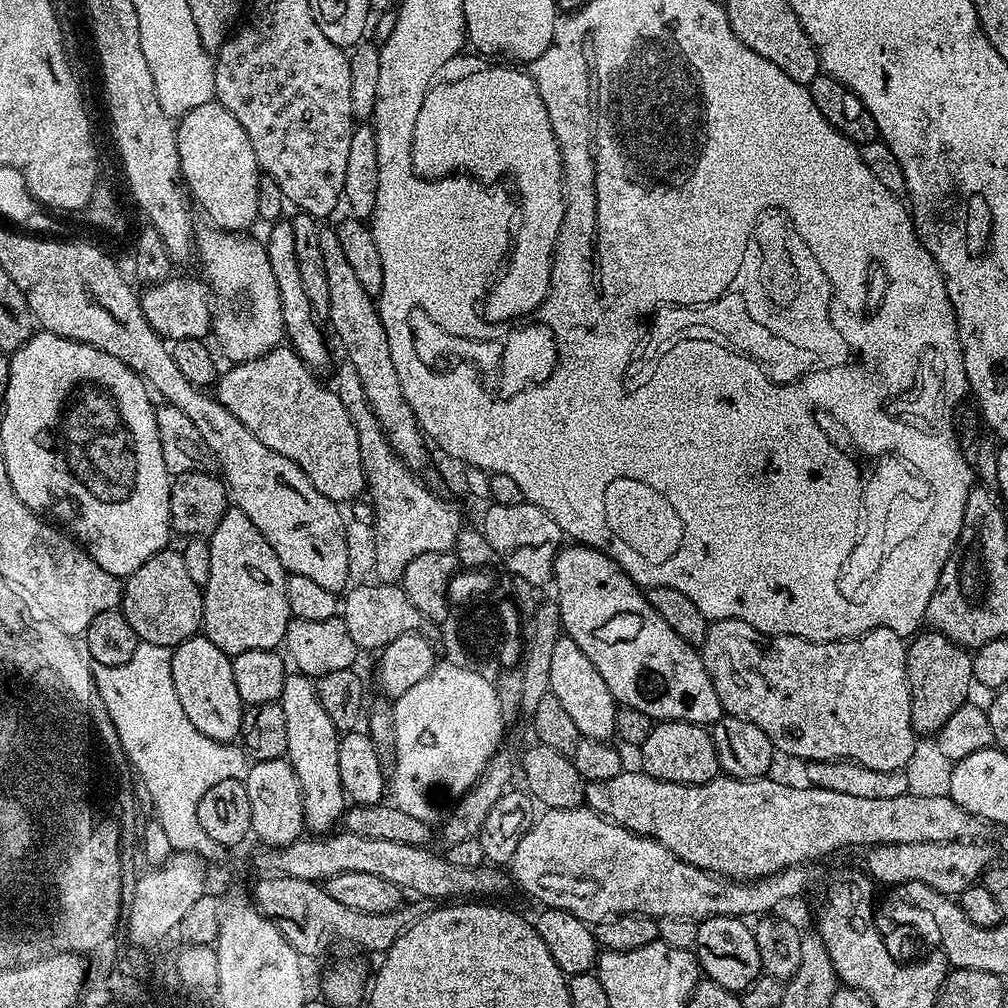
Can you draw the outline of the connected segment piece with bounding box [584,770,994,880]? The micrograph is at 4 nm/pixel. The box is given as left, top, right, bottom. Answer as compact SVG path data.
M625 770L610 782L585 783L584 804L593 812L639 836L649 836L658 841L687 864L715 872L730 880L761 880L783 868L807 865L807 860L836 852L839 848L852 848L855 844L905 844L906 842L954 842L955 840L979 841L994 832L987 820L962 810L958 802L947 795L940 797L916 797L909 794L894 798L856 798L837 790L803 786L795 788L780 780L753 778L738 780L727 774L705 784L671 784L656 780L643 770Z

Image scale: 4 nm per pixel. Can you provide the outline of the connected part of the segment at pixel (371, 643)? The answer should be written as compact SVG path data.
M371 582L372 584L353 585L342 598L340 618L346 622L346 630L357 649L383 649L394 638L406 632L417 632L425 627L424 616L409 599L401 585L394 582Z

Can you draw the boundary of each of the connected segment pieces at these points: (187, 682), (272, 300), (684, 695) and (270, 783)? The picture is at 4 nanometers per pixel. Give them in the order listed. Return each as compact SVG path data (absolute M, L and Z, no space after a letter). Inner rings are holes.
M203 634L191 636L177 648L172 649L172 673L174 690L178 690L178 702L186 710L186 718L198 726L206 738L232 742L239 737L240 723L244 717L245 704L238 698L234 686L234 670L228 655Z
M208 226L204 233L194 240L194 252L200 256L200 268L204 271L202 280L207 285L211 299L211 335L216 335L220 348L229 356L229 361L239 362L265 356L272 348L281 347L285 339L282 322L282 298L278 282L274 280L274 270L270 270L270 258L258 239L251 240L248 234L225 232L215 226Z
M569 543L561 547L554 558L551 583L556 584L554 602L560 607L563 631L571 640L578 642L578 650L594 662L594 670L602 674L602 682L610 686L610 694L623 707L642 710L642 714L649 716L653 722L681 720L711 726L720 719L722 709L718 694L714 690L714 682L710 682L710 674L706 674L699 651L666 626L662 614L654 610L640 585L634 583L611 556L585 544Z
M287 759L258 760L248 769L244 781L250 794L250 818L252 819L253 837L264 843L269 849L284 848L305 835L302 794L298 780Z

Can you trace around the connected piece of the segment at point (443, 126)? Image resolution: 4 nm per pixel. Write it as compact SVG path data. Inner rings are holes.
M480 68L477 72L468 72L465 76L458 77L457 80L448 80L445 84L440 83L433 83L426 94L426 98L422 98L422 110L418 110L418 122L414 122L412 162L416 165L416 173L420 176L426 176L430 180L439 180L453 174L467 174L481 182L500 182L503 181L503 176L513 176L516 179L514 192L518 197L518 212L520 217L514 228L514 239L510 255L482 302L482 314L489 323L504 322L518 316L524 316L520 318L531 317L536 309L544 303L549 292L552 291L552 262L557 255L558 241L561 239L564 226L564 159L560 153L560 147L556 141L554 130L550 126L550 114L546 114L546 102L542 102L542 94L538 94L538 86L535 79L529 73L527 76L526 73L519 72L516 68L496 68L493 72L488 68Z

